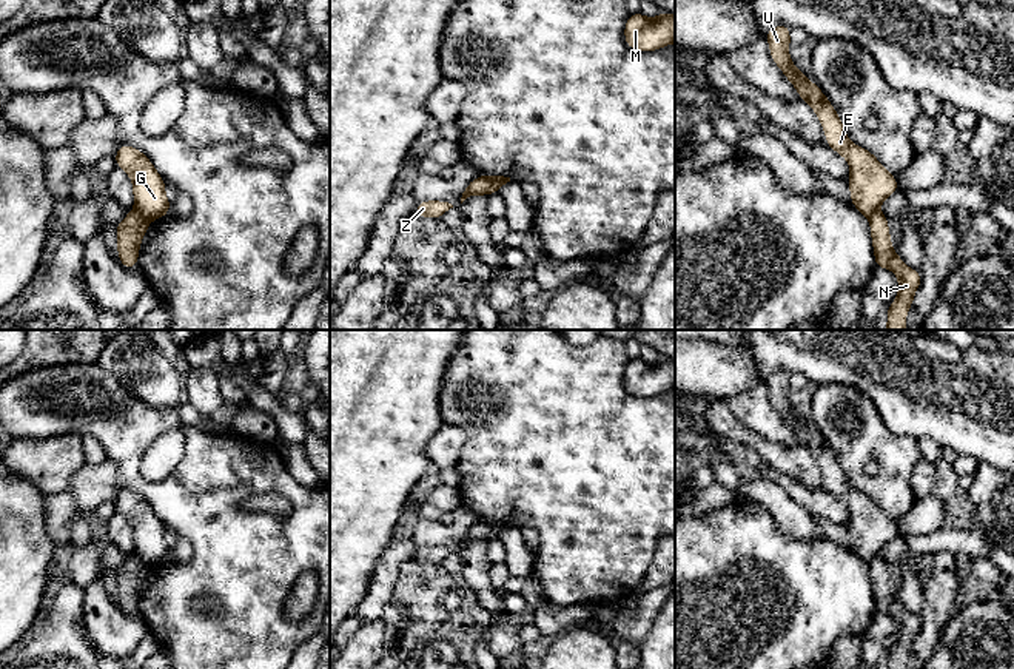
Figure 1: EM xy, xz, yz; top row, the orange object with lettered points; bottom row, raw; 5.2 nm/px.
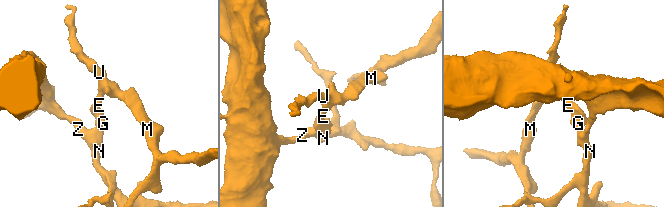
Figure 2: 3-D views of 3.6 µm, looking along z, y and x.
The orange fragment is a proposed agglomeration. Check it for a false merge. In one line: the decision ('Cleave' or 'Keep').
Cleave

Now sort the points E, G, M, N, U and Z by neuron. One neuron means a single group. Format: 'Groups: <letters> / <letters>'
Groups: E G M U / N Z

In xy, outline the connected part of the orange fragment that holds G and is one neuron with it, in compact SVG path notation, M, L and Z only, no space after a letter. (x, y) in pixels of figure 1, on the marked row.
M131 145L117 146L114 160L133 182L134 211L149 220L165 217L171 210L165 191L166 182L154 168L153 162Z

